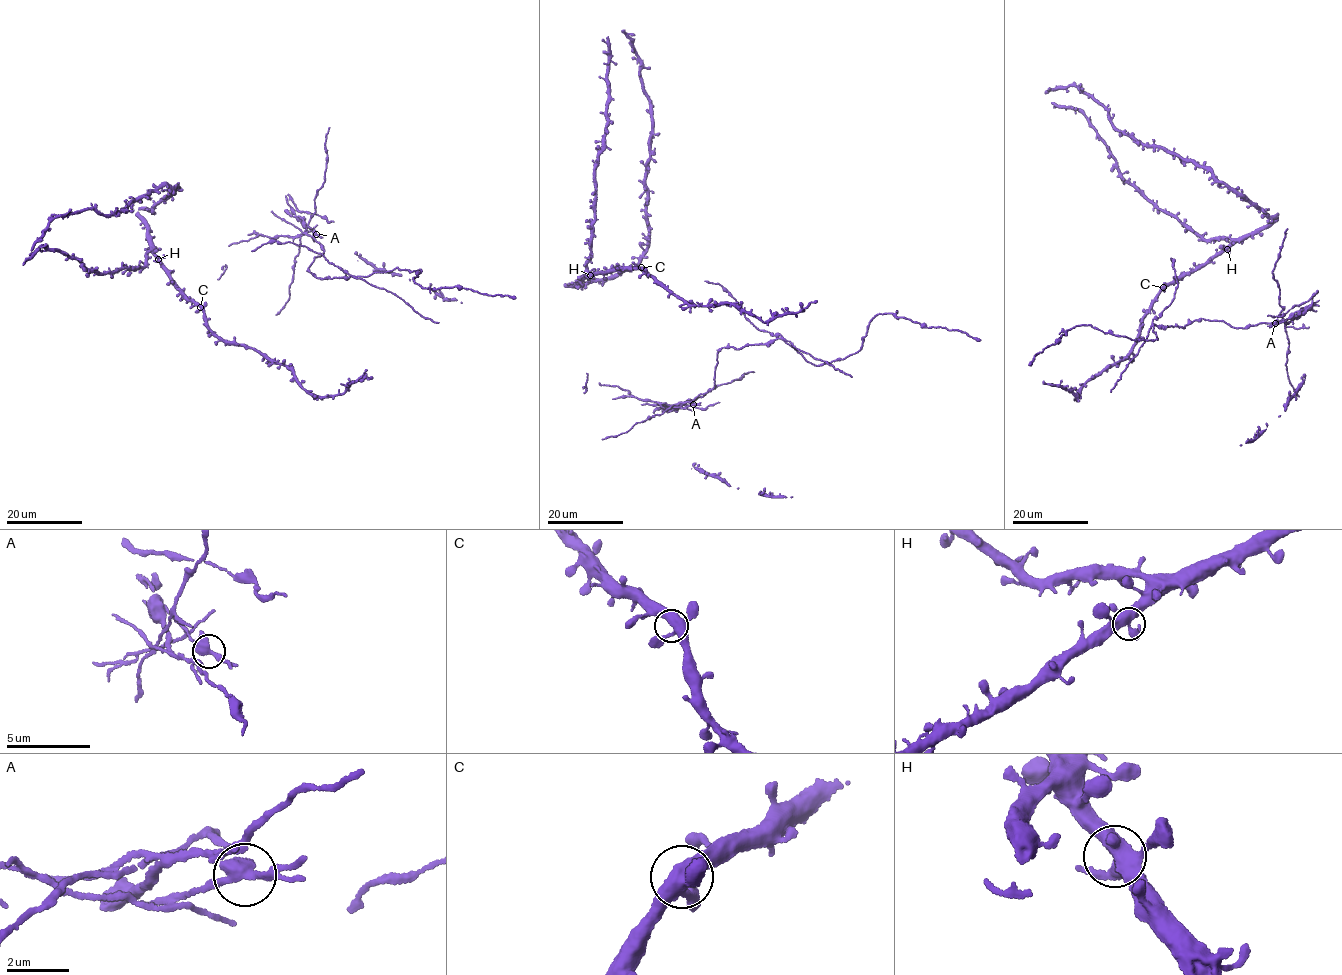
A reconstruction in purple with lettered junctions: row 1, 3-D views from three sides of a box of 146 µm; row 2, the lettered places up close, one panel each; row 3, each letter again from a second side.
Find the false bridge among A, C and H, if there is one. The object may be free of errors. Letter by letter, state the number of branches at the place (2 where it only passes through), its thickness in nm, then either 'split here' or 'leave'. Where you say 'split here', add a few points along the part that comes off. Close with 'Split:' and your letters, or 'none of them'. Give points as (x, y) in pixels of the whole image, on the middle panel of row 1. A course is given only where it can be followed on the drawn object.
A: 4 branches meet; 360 nm thick; split here; foreign part runs (693, 404), (723, 347), (783, 339), (819, 366), (887, 313), (980, 340)
C: 4 branches meet; 460 nm thick; leave
H: 4 branches meet; 460 nm thick; leave
Split: A

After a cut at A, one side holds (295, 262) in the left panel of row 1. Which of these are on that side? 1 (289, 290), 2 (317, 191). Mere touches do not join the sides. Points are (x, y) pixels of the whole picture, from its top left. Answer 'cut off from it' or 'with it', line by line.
1: with it
2: with it

